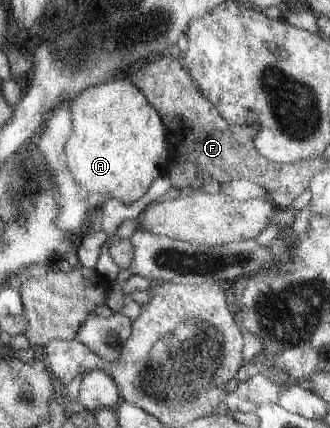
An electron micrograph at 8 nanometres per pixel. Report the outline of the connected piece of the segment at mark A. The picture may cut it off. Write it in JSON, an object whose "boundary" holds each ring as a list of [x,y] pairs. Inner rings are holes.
{"boundary":[[[115,78],[84,88],[70,100],[70,134],[63,147],[63,159],[73,180],[82,192],[92,198],[115,198],[127,205],[141,198],[157,176],[167,170],[172,158],[167,143],[166,128],[157,111],[145,100],[129,78]]]}

